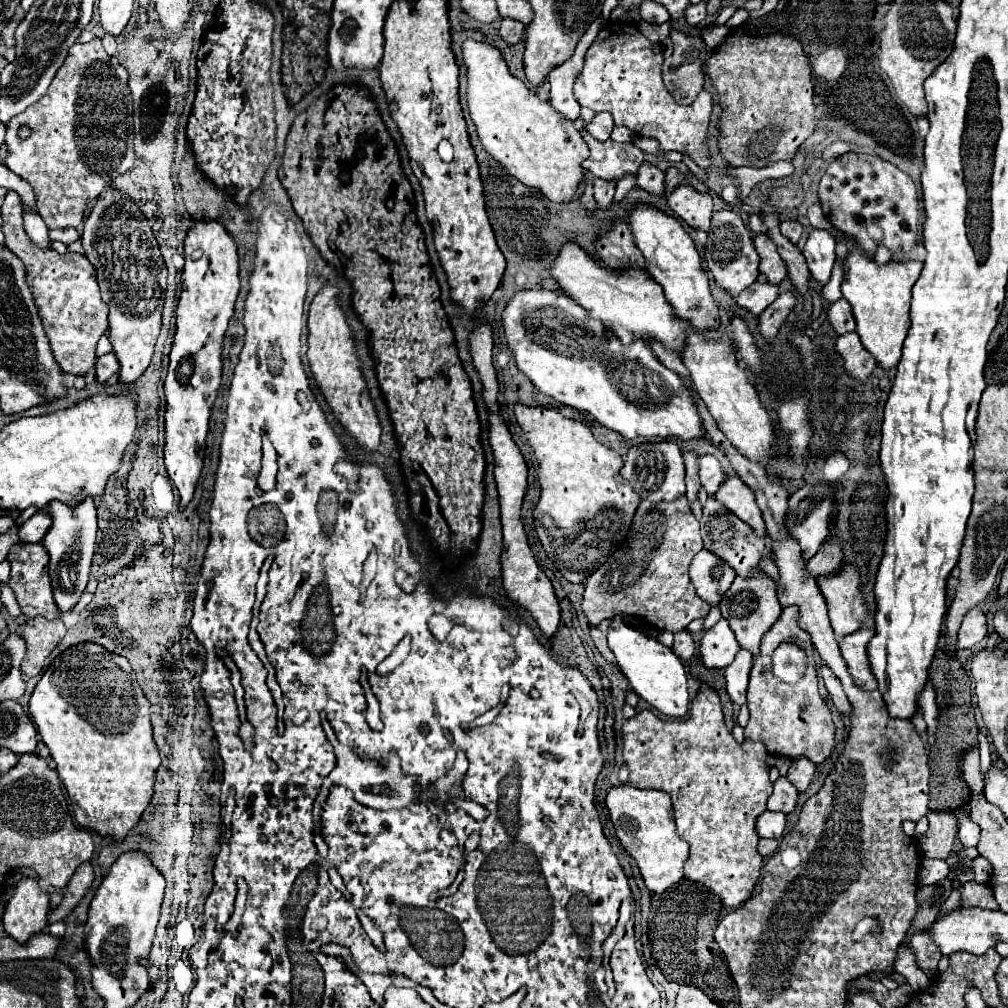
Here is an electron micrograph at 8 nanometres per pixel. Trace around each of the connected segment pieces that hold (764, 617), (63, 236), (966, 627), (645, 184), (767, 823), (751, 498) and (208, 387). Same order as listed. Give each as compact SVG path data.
M761 573L761 577L751 577L749 581L745 581L743 577L735 577L735 581L729 587L729 593L725 593L719 609L721 609L721 615L725 615L725 619L729 621L739 645L743 649L751 651L753 655L757 655L763 635L773 627L773 623L781 615L775 581L763 573Z
M69 227L69 229L55 229L55 231L49 233L49 237L51 237L53 241L61 241L61 243L65 243L65 245L71 245L73 241L79 239L79 233L77 233L77 229Z
M979 607L971 609L959 629L959 649L971 649L987 635L987 619Z
M645 161L641 165L641 169L637 171L637 185L647 189L649 193L663 193L663 177L665 177L665 173L661 169L657 169L655 165Z
M765 811L757 819L757 833L759 837L773 837L781 839L787 825L787 815L779 811Z
M737 475L727 477L721 483L719 491L715 495L711 495L711 497L715 501L719 501L721 505L725 505L741 521L751 525L755 529L755 533L763 533L765 531L765 523L763 523L761 511L759 511L759 507L755 503L755 495Z
M215 221L211 223L195 223L187 237L185 237L185 267L181 275L181 299L177 305L177 329L173 347L169 353L169 373L165 379L165 397L167 397L167 411L165 411L165 467L169 479L177 487L181 499L179 505L185 509L195 493L197 481L203 471L203 451L209 431L209 417L211 407L217 399L217 389L221 385L223 375L223 335L227 331L229 319L233 317L235 299L239 295L239 257L237 257L237 241Z

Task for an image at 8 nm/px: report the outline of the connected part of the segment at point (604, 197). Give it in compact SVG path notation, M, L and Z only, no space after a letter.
M595 179L595 201L601 207L609 207L609 203L613 201L613 193L615 193L615 183L613 181L605 181L605 179Z

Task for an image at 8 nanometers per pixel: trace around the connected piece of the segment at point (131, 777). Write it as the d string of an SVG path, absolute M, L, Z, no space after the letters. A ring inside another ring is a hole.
M79 643L65 649L51 661L37 683L29 701L29 713L43 743L51 751L57 765L55 771L67 789L75 819L81 827L93 829L103 837L111 835L119 841L129 833L149 805L153 797L155 771L161 763L151 735L150 706L129 661L97 643Z

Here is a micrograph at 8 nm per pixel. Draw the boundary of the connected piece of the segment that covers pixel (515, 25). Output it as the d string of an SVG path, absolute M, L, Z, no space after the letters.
M501 19L501 29L499 29L499 35L503 37L505 43L509 45L515 45L525 33L525 25L515 21L515 19Z

